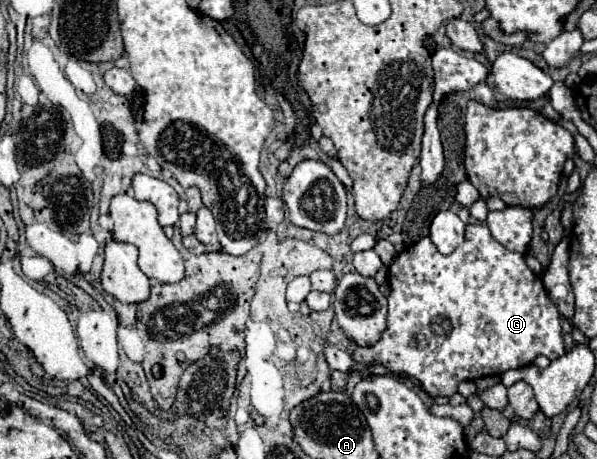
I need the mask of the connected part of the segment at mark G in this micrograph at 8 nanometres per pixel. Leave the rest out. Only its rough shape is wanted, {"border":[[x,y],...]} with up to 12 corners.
{"border":[[486,224],[394,258],[356,348],[428,396],[564,354],[560,312]]}

